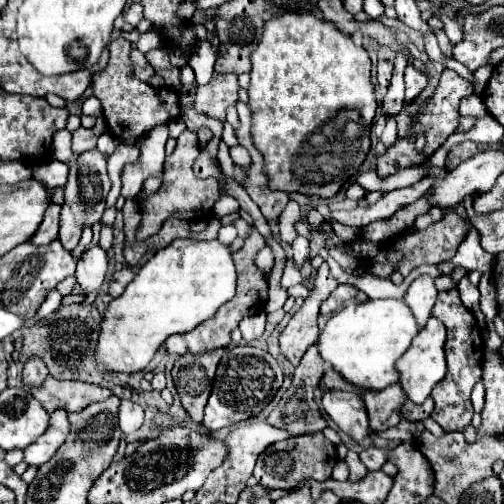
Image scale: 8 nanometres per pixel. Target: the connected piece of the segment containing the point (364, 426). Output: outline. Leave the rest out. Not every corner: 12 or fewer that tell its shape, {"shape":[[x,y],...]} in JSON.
{"shape":[[328,390],[330,420],[352,440],[370,436],[358,394]]}

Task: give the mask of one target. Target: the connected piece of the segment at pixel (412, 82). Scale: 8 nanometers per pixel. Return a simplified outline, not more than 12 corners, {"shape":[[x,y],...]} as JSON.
{"shape":[[408,66],[404,72],[406,104],[428,84],[426,76]]}

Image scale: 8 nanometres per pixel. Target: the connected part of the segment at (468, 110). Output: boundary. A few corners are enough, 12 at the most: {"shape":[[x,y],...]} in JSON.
{"shape":[[478,94],[460,102],[462,116],[482,118],[486,106]]}

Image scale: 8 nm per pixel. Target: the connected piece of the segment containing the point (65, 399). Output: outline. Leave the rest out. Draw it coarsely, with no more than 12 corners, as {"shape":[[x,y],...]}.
{"shape":[[54,378],[34,390],[44,410],[80,412],[110,389]]}

